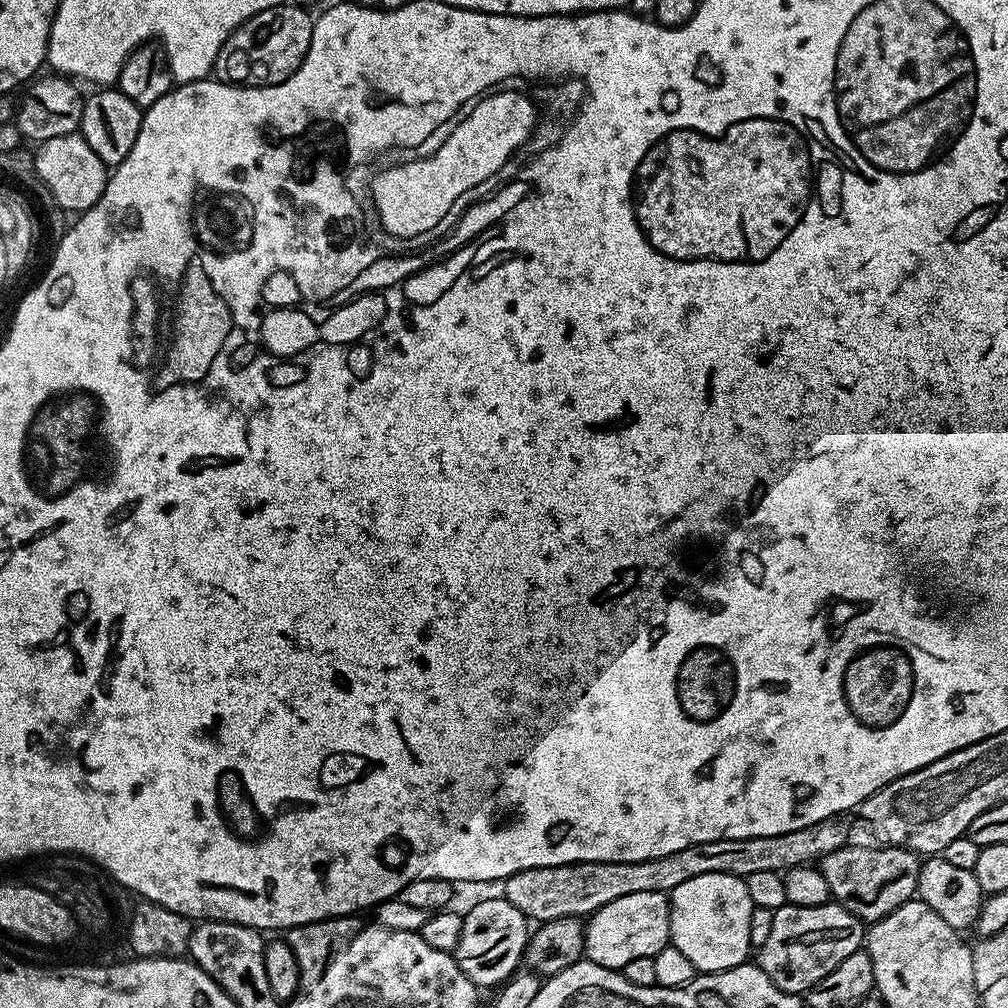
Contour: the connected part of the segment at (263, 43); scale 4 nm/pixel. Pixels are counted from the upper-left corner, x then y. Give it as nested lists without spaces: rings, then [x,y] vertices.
[[[277,2],[270,10],[254,14],[254,18],[238,26],[230,38],[226,38],[222,50],[218,50],[215,79],[222,84],[241,86],[282,83],[298,70],[298,66],[302,66],[306,50],[310,50],[313,23],[313,13],[308,13],[296,4],[284,2]]]

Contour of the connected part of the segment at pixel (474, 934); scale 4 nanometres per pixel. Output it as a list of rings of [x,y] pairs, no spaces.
[[[496,894],[489,900],[478,901],[469,912],[463,913],[463,918],[462,934],[454,953],[462,974],[466,974],[466,978],[470,978],[470,982],[474,982],[480,990],[503,985],[524,960],[530,935],[528,917],[503,895]]]

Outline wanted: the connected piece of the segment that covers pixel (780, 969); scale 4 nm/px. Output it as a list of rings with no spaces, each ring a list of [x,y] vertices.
[[[837,902],[819,904],[818,906],[798,906],[797,904],[783,904],[772,913],[774,926],[770,926],[770,935],[759,948],[758,967],[774,982],[774,986],[781,992],[793,994],[807,993],[819,980],[826,978],[842,958],[850,958],[850,954],[861,951],[866,940],[865,925],[853,912]]]

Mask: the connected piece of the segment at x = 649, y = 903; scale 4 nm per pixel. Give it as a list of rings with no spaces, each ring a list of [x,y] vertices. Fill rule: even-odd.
[[[662,892],[626,894],[626,898],[614,898],[614,902],[606,902],[606,906],[587,917],[583,955],[598,966],[613,970],[624,969],[626,962],[634,958],[657,956],[670,944],[668,902],[669,897]]]

